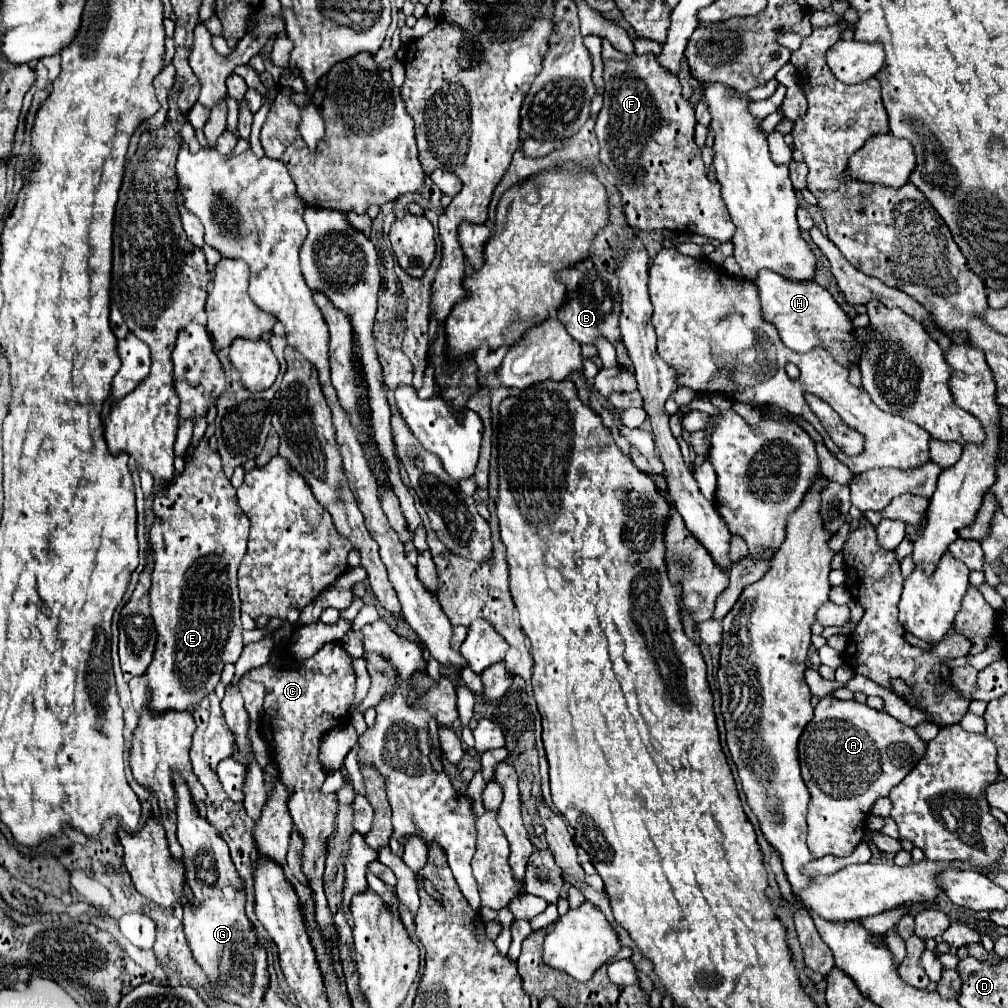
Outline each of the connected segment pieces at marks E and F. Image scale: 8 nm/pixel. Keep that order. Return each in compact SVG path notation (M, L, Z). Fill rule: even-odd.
M202 439L192 457L186 457L184 473L176 475L154 495L154 523L150 529L150 549L154 555L150 611L158 633L152 663L144 673L148 685L148 711L162 715L166 711L192 711L216 689L226 663L236 663L242 643L240 599L238 599L238 565L246 553L250 519L236 505L236 489L224 477L220 455Z
M608 39L602 43L602 61L604 61L604 107L596 119L596 135L600 141L600 161L608 167L618 179L618 189L622 195L624 213L630 227L644 231L652 229L674 229L678 233L696 233L720 243L732 241L734 225L728 217L726 205L721 197L718 182L706 177L704 163L700 159L700 149L694 143L694 109L688 101L682 99L682 87L678 77L664 73L656 65L654 53L644 55L626 55L612 47Z

